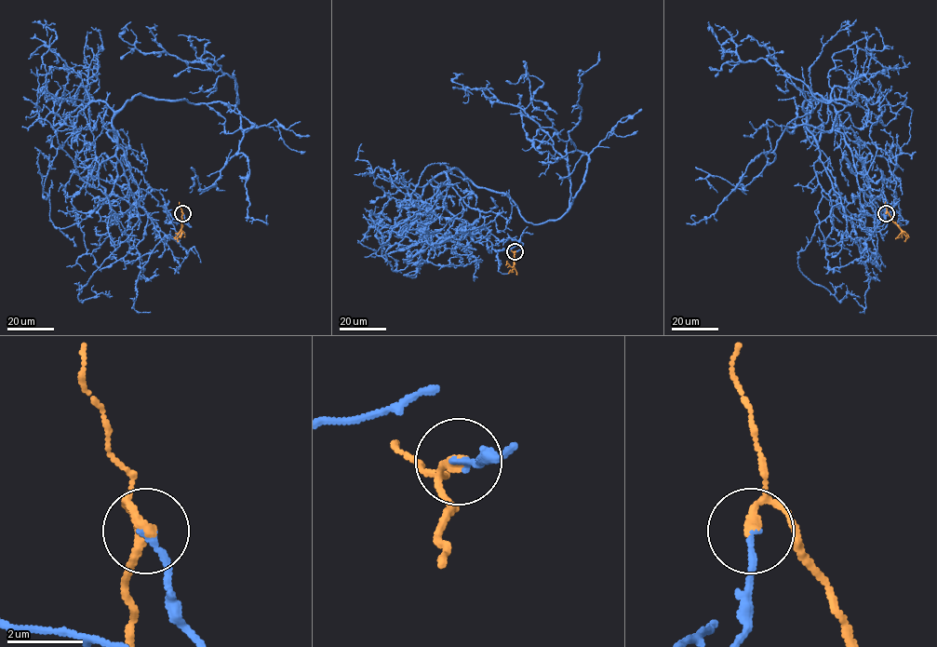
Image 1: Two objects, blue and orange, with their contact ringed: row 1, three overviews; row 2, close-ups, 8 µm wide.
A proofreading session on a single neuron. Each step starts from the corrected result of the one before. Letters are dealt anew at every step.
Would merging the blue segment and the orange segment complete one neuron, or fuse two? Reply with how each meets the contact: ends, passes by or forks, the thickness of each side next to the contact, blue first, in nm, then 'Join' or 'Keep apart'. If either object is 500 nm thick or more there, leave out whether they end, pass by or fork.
At the ring blue ends. At the ring orange ends. Thickness 190 nm (blue) against 280 nm. Join

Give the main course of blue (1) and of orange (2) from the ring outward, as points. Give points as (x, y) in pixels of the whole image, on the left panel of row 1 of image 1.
1: (182, 213), (191, 226), (107, 132), (136, 95), (254, 124), (236, 153), (247, 216), (267, 216)
2: (182, 213), (178, 241)

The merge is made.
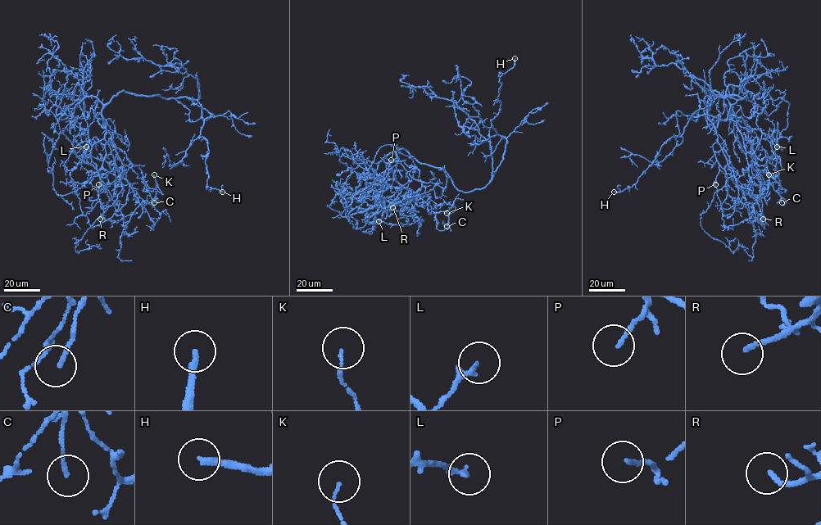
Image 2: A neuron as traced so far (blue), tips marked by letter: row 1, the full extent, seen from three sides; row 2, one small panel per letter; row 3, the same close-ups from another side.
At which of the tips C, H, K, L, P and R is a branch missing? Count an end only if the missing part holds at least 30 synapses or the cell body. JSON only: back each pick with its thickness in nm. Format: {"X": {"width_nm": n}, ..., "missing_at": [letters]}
{"H": {"width_nm": 240}, "L": {"width_nm": 200}, "P": {"width_nm": 150}, "R": {"width_nm": 160}, "missing_at": ["H", "L", "P", "R"]}

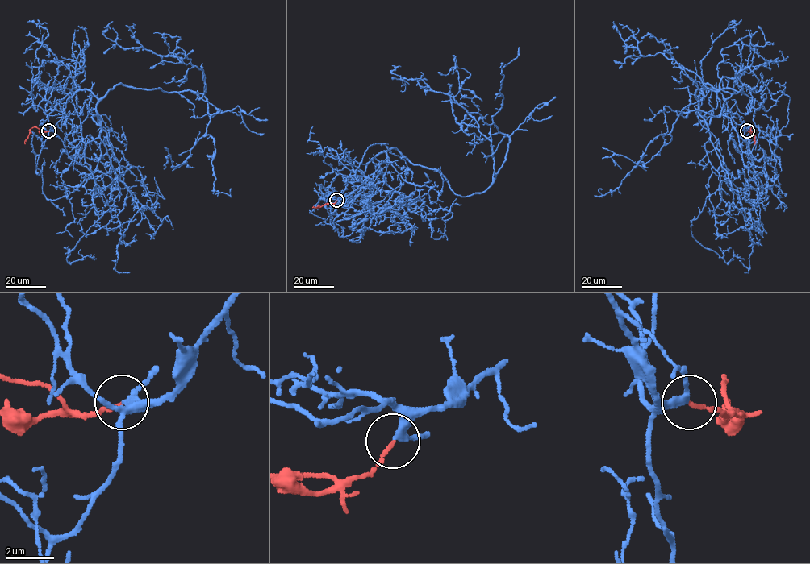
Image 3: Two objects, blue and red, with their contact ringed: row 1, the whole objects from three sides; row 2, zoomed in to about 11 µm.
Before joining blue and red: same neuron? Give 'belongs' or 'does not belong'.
belongs

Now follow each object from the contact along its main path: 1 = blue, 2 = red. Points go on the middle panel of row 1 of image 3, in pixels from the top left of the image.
1: (336, 201), (391, 148), (436, 169), (456, 194), (484, 191), (509, 142), (492, 121), (502, 68), (519, 55)
2: (336, 201), (334, 203), (313, 207)

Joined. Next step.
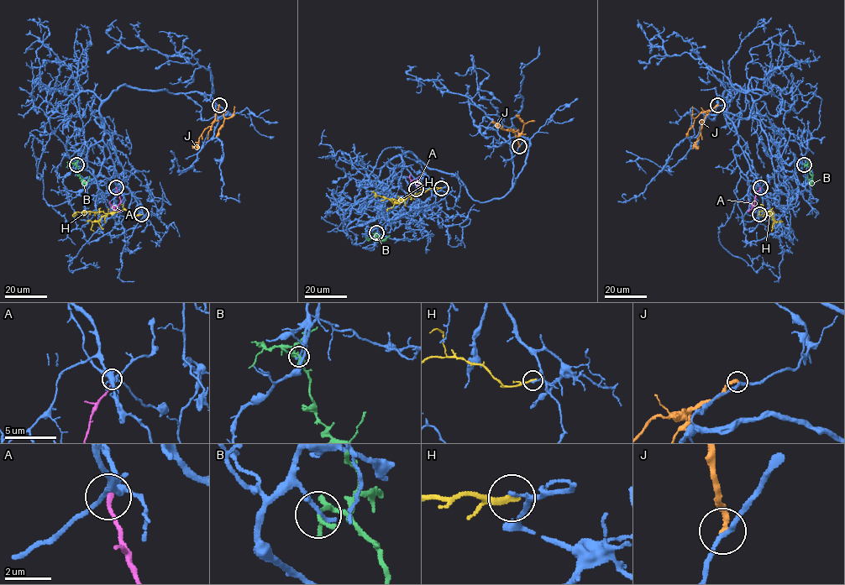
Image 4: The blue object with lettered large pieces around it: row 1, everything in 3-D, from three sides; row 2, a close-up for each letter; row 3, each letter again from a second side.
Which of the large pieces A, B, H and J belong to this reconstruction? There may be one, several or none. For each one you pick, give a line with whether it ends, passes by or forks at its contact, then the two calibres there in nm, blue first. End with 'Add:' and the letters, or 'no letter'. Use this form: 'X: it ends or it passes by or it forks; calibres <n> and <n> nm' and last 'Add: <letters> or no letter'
Add: no letter

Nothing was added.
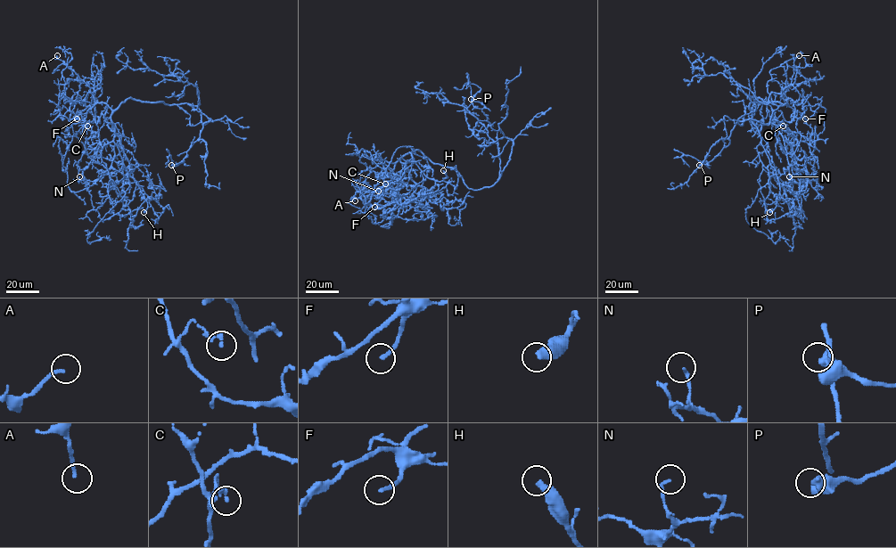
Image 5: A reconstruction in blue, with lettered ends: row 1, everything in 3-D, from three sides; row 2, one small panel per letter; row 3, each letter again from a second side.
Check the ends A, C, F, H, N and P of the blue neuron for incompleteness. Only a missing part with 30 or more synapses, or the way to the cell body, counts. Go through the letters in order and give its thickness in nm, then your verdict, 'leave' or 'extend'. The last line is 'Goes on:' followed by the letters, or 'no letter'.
A: calibre 150 nm; extend
C: calibre 160 nm; leave
F: calibre 200 nm; extend
H: calibre 440 nm; extend
N: calibre 140 nm; leave
P: calibre 500 nm; leave
Goes on: A, F, H

